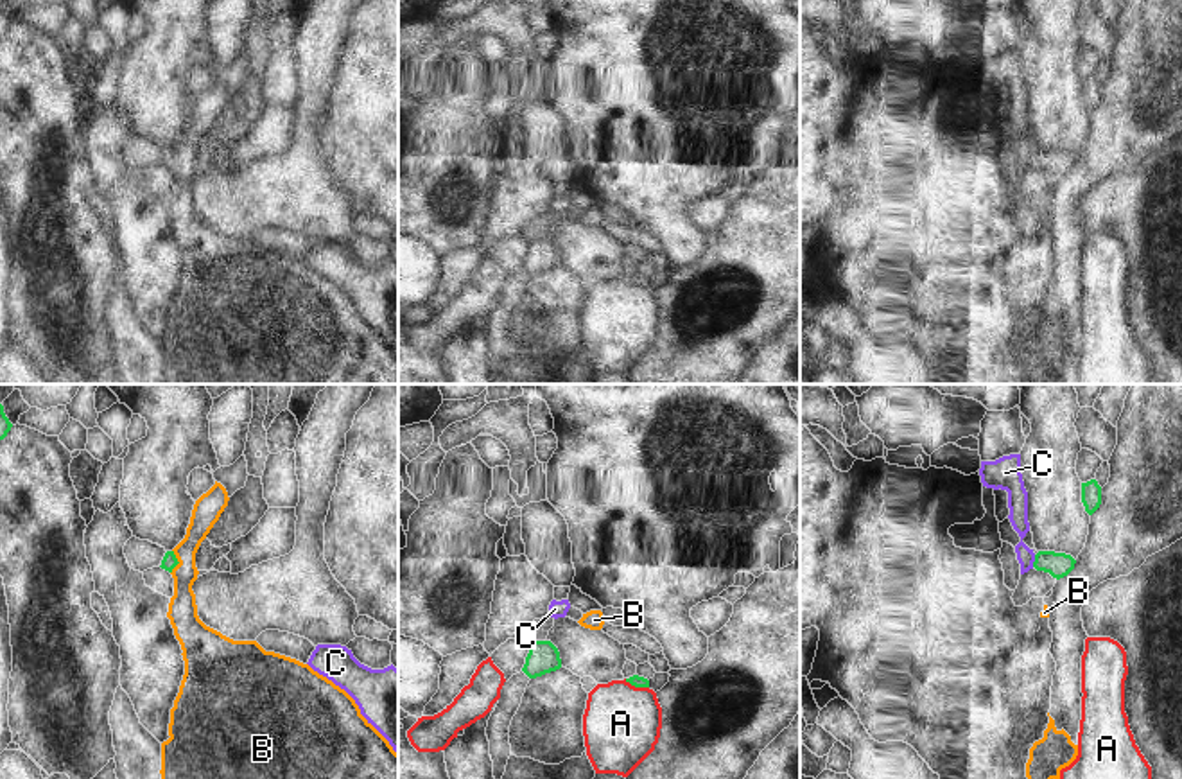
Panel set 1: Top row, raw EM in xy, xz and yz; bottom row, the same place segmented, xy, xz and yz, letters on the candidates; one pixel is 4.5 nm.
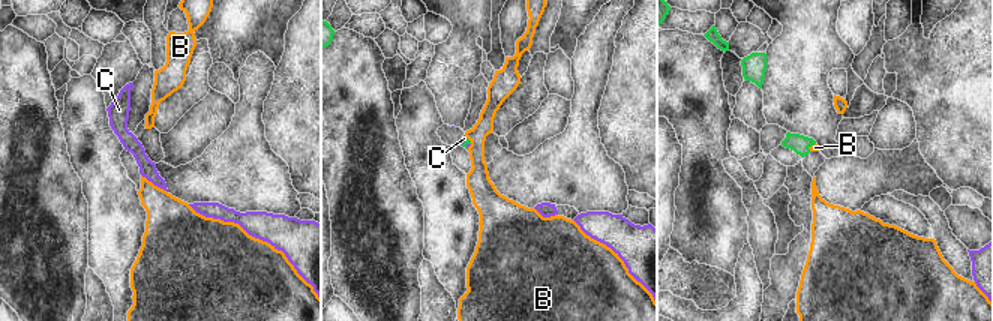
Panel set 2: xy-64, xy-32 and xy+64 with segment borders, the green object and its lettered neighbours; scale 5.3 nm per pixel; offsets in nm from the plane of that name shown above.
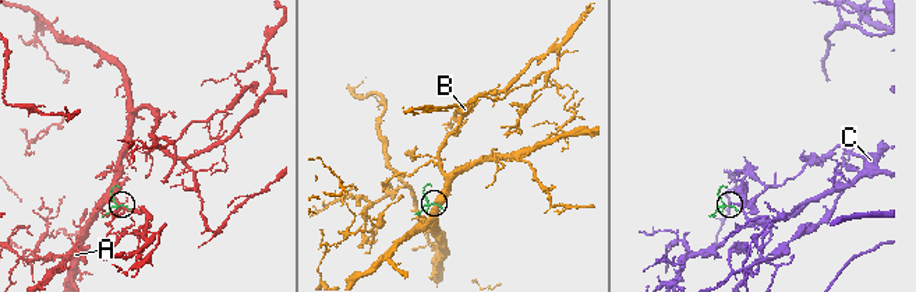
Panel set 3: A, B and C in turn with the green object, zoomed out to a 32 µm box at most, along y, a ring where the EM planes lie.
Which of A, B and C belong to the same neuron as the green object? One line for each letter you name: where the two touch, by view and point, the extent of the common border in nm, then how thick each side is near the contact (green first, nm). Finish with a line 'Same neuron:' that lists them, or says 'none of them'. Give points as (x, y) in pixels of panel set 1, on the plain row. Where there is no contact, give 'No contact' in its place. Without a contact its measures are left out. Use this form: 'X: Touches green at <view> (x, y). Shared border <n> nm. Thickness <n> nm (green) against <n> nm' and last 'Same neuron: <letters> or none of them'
B: Touches green at xy (178, 160). Shared border 110 nm. Thickness 70 nm (green) against 130 nm
Same neuron: B.

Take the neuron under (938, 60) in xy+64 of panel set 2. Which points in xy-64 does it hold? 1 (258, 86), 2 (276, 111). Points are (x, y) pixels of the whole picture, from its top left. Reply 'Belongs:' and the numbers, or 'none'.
Belongs: 2

